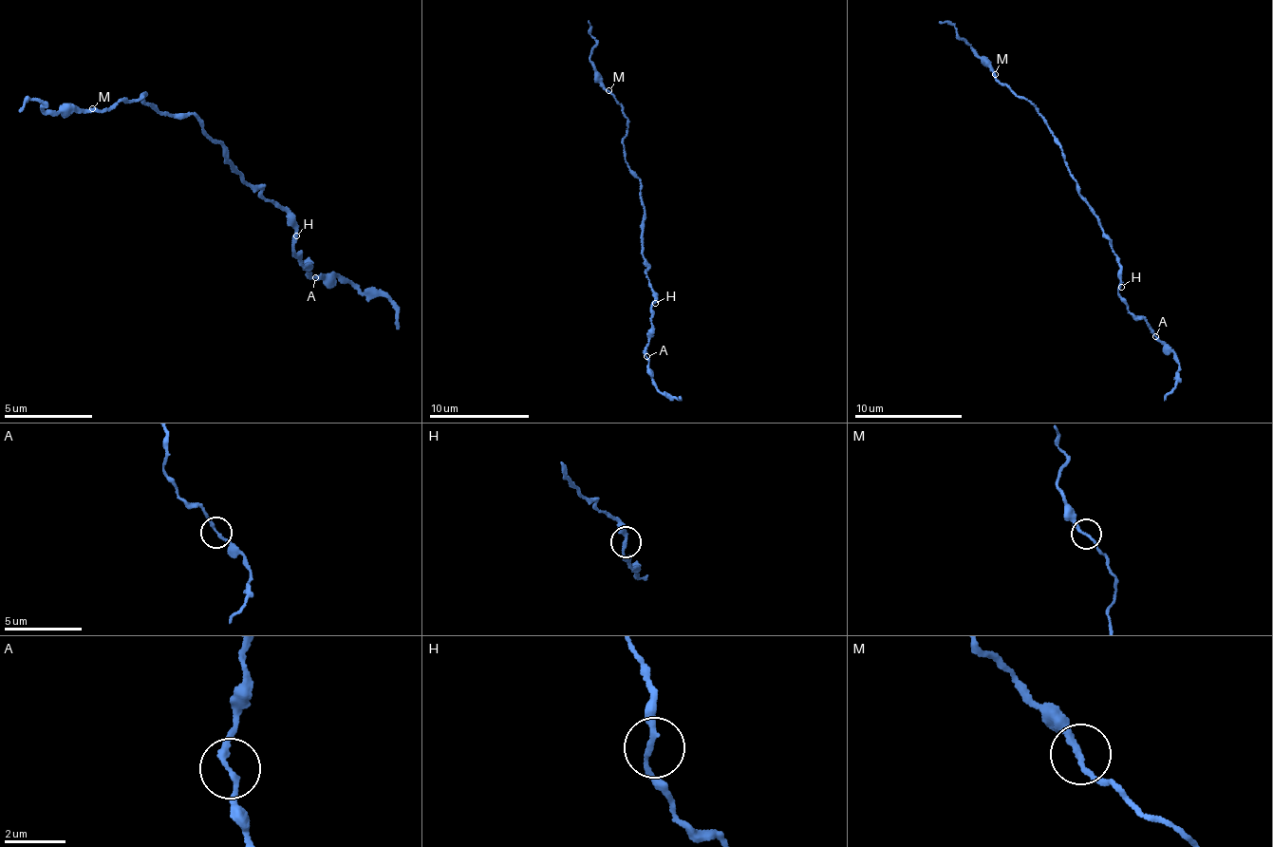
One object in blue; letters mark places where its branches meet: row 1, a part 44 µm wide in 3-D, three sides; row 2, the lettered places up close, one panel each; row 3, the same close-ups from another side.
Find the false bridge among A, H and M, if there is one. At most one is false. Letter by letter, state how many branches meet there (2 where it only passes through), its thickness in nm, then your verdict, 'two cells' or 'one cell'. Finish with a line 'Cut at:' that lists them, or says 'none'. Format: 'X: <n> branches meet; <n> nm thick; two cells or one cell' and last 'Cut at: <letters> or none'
A: 2 branches meet; 190 nm thick; one cell
H: 2 branches meet; 190 nm thick; one cell
M: 2 branches meet; 180 nm thick; one cell
Cut at: none

